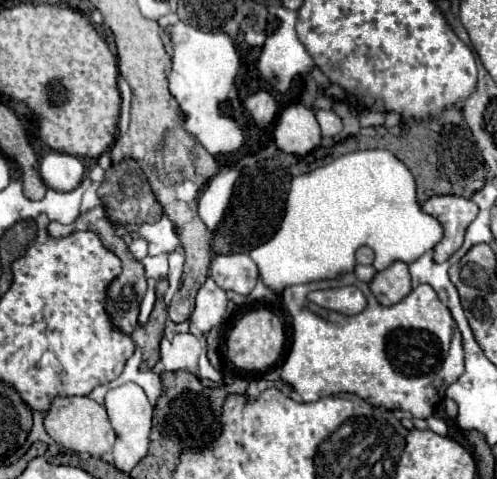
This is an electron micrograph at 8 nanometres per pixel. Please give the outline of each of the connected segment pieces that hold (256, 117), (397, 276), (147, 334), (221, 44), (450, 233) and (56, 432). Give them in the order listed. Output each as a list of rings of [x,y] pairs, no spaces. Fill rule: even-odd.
[[[259,91],[251,95],[243,105],[245,111],[251,115],[251,119],[259,125],[269,125],[277,113],[277,101],[267,91]]]
[[[393,263],[389,269],[375,275],[371,281],[371,293],[381,305],[395,305],[411,293],[411,277],[405,263]]]
[[[161,277],[157,287],[155,287],[157,301],[155,301],[153,313],[149,317],[149,323],[145,327],[137,327],[131,335],[135,345],[141,347],[141,351],[143,351],[143,365],[147,369],[153,369],[155,363],[159,361],[159,343],[161,343],[161,337],[163,337],[165,321],[167,321],[167,305],[163,303],[163,295],[167,291],[167,285],[169,285],[167,279]]]
[[[183,21],[171,27],[171,41],[173,69],[169,73],[169,91],[177,99],[179,111],[185,115],[185,129],[193,133],[211,155],[237,151],[245,141],[243,127],[237,119],[229,119],[219,109],[221,101],[225,101],[225,91],[235,85],[235,75],[241,63],[235,43],[225,33],[205,33]]]
[[[457,195],[431,197],[423,203],[423,211],[437,217],[445,229],[445,237],[433,249],[433,257],[437,263],[447,261],[463,245],[465,229],[479,213],[477,205],[471,199]]]
[[[57,397],[45,413],[45,429],[65,449],[73,453],[89,453],[93,457],[103,457],[109,453],[115,441],[115,431],[109,423],[105,407],[89,397]]]

